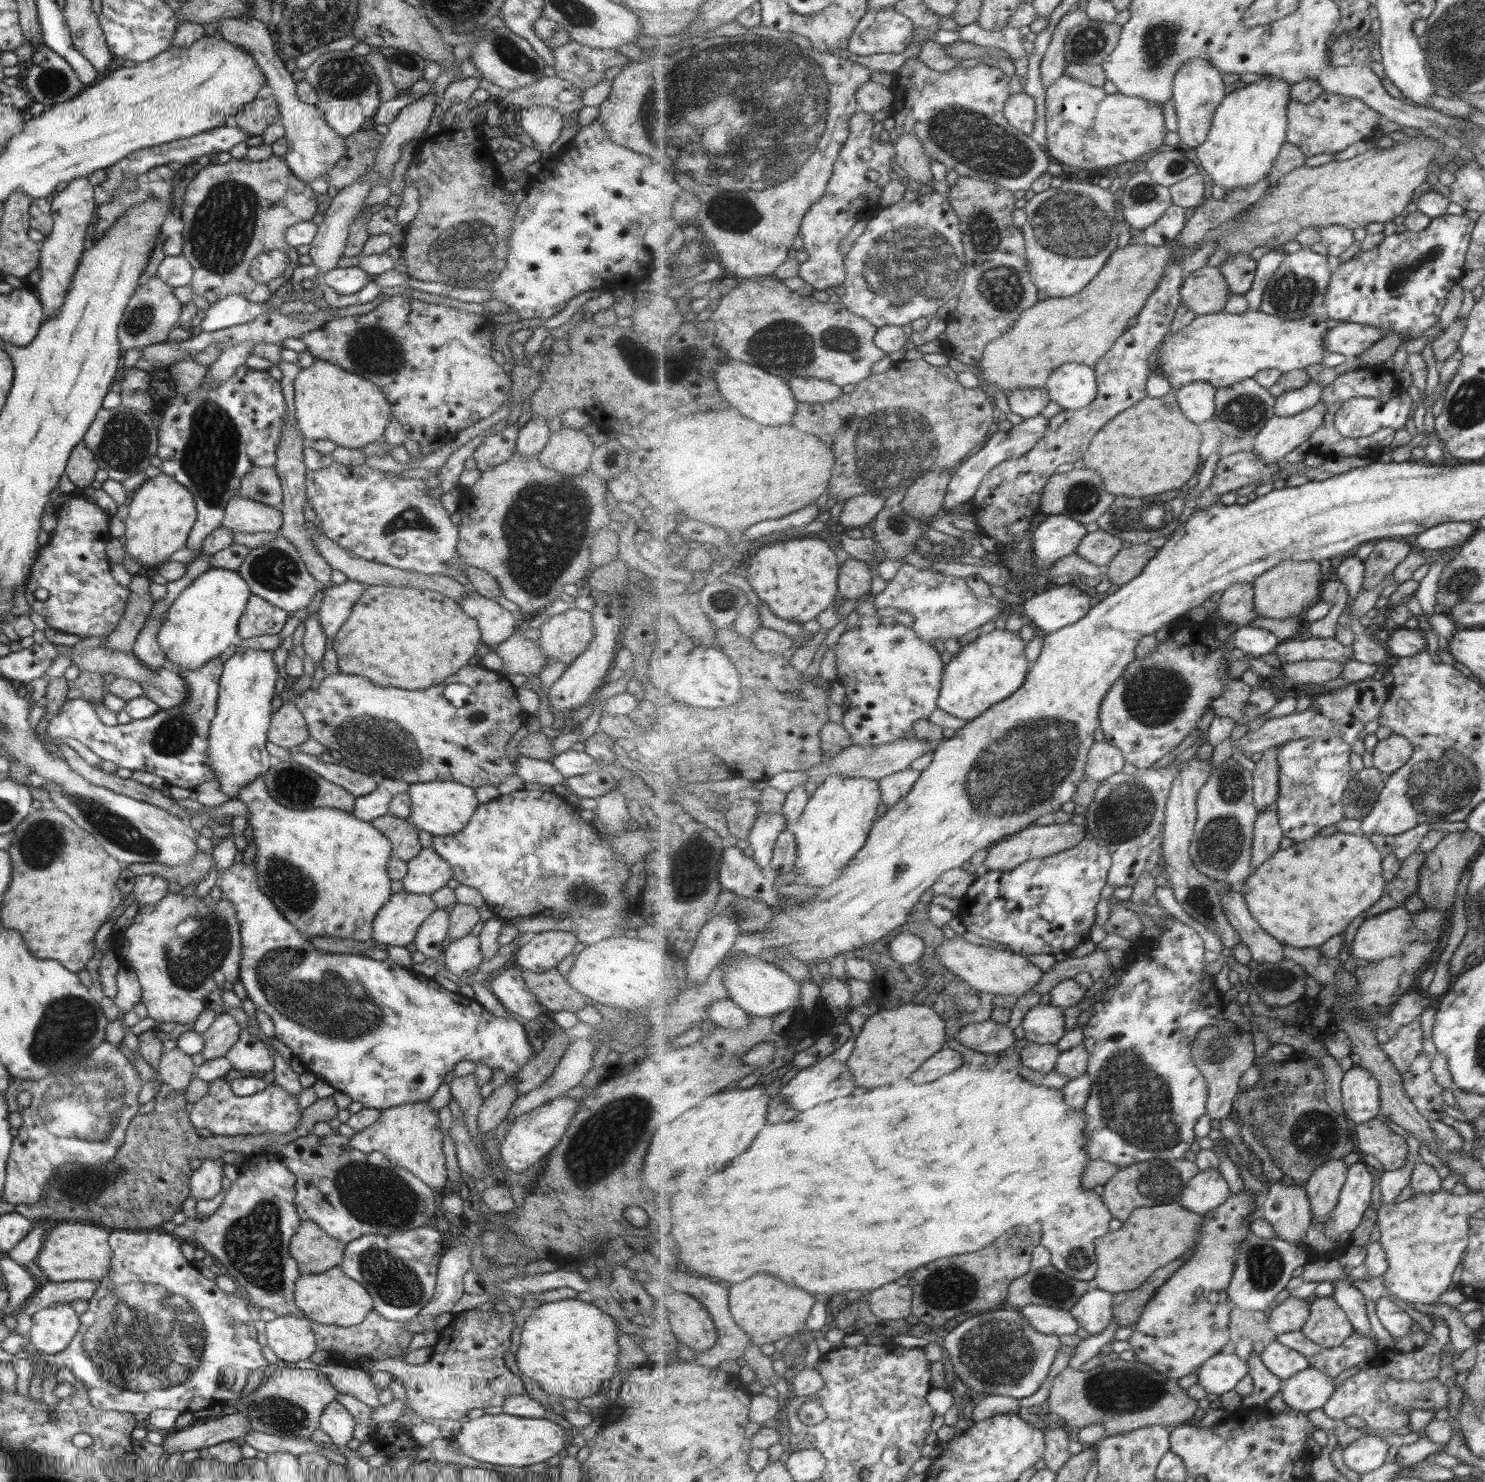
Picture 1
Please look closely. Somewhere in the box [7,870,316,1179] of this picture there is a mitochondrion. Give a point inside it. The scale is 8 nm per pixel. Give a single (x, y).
(104, 1103)

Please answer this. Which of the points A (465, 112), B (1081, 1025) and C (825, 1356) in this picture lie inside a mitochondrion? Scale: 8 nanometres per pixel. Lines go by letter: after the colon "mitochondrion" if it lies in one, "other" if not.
A: other
B: other
C: other

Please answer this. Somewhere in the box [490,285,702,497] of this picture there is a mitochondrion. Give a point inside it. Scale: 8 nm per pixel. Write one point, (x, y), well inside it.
(641, 364)

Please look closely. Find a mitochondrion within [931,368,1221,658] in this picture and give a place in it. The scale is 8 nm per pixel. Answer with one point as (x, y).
(1146, 518)

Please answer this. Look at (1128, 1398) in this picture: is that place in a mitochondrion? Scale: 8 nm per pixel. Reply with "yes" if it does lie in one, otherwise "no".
yes

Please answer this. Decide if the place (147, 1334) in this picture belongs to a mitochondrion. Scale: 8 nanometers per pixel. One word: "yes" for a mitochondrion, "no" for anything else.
yes

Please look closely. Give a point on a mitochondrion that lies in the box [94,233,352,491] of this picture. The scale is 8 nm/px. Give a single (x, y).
(141, 317)

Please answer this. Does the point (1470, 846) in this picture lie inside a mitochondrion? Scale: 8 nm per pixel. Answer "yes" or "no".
no

